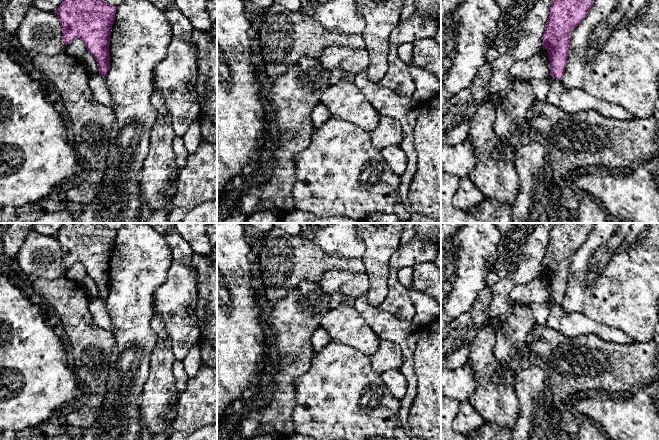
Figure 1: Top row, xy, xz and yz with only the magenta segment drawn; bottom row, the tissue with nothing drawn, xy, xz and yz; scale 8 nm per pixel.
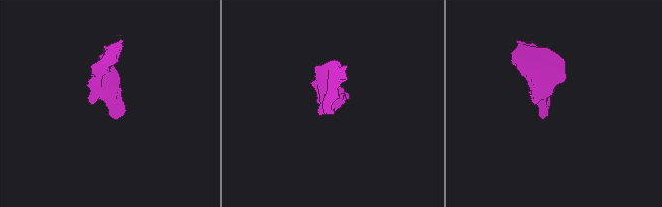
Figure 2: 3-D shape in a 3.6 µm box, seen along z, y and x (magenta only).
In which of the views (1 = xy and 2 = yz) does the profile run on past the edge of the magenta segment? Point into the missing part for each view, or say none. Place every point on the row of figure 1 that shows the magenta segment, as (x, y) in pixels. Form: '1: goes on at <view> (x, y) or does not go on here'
1: does not go on here
2: does not go on here

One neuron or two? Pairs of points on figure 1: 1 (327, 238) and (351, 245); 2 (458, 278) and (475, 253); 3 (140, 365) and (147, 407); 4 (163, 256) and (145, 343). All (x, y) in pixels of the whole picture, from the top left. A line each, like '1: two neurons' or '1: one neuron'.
1: one neuron
2: one neuron
3: two neurons
4: one neuron

